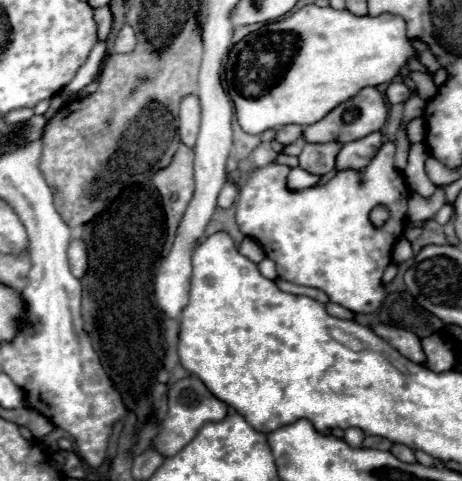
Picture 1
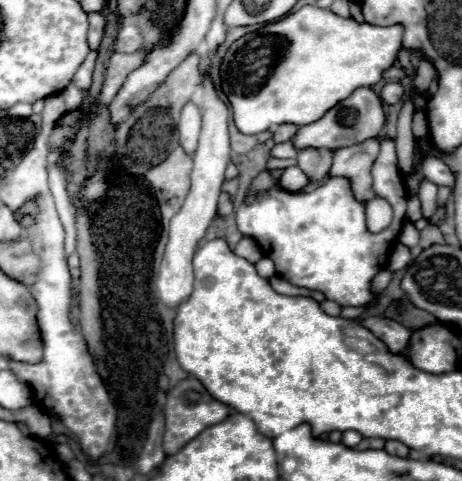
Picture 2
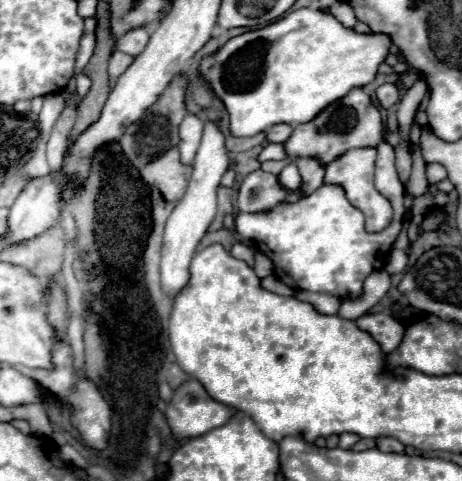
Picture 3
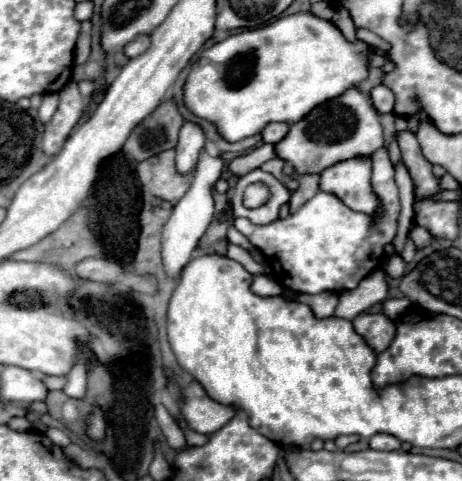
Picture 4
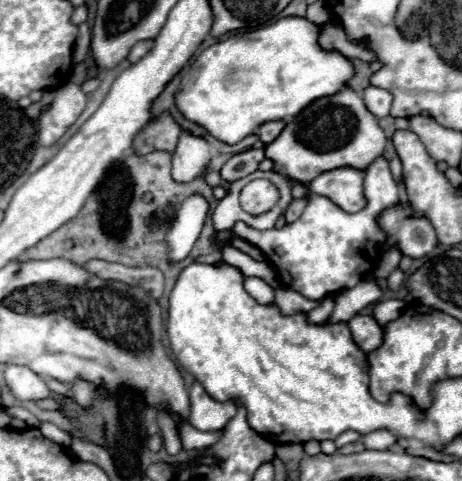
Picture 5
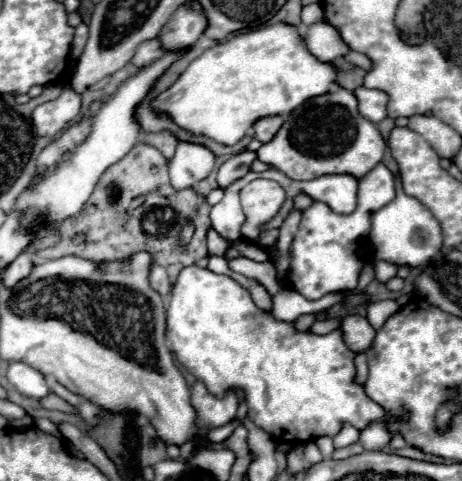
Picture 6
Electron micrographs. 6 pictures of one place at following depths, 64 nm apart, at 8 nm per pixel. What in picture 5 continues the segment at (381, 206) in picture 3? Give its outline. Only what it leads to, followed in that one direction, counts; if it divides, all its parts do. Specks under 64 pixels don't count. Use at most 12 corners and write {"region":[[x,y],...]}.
{"region":[[334,168],[308,184],[346,212],[366,204],[366,170]]}

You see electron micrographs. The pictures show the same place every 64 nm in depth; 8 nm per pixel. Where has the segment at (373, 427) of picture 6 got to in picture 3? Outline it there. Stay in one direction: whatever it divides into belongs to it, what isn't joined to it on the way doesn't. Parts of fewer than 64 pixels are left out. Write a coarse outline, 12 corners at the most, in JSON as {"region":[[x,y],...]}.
{"region":[[378,438],[382,452],[402,454],[406,446],[396,438]]}

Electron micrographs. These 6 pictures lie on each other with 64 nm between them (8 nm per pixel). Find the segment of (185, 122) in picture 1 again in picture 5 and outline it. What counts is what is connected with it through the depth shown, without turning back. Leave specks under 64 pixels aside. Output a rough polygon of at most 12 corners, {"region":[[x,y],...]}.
{"region":[[184,130],[172,178],[190,182],[208,168],[208,142]]}

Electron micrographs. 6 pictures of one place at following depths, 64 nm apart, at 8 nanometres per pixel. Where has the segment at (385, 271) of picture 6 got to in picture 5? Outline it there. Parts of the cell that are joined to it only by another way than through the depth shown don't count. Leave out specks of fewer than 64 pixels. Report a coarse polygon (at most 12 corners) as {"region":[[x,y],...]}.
{"region":[[396,246],[384,252],[374,274],[388,278],[400,264],[402,252]]}

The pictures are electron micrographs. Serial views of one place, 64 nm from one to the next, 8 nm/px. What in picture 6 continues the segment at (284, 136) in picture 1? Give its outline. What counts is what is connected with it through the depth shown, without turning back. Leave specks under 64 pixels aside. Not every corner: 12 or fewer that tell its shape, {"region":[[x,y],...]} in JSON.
{"region":[[268,116],[254,124],[254,138],[270,142],[280,126],[282,116]]}

